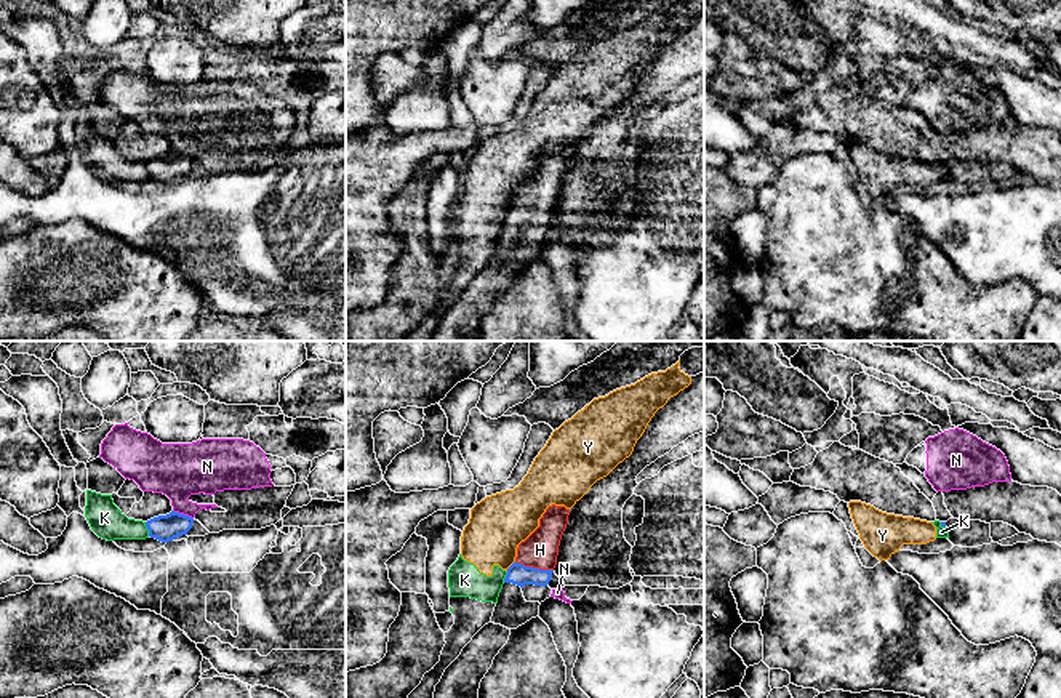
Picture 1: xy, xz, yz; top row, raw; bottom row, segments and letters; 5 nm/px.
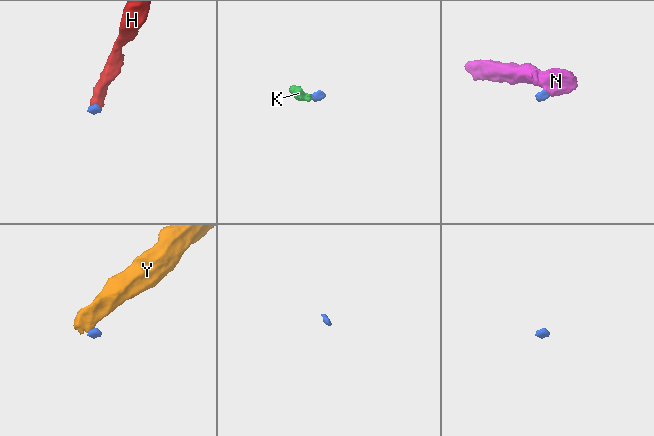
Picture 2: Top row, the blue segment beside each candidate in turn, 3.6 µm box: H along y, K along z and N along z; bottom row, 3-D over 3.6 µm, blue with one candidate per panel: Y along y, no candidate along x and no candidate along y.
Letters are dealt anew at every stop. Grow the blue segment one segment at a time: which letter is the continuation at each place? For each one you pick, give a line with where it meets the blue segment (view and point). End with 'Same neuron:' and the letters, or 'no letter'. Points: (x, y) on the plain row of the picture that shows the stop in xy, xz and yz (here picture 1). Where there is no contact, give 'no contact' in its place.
H: xz (535, 210)
Same neuron: H

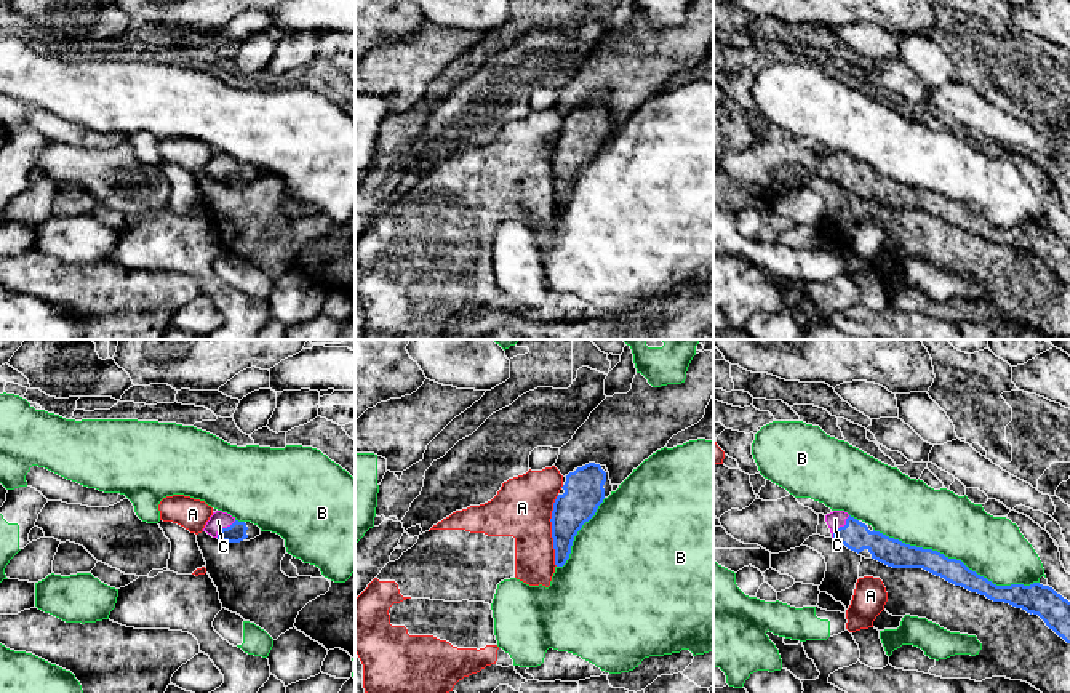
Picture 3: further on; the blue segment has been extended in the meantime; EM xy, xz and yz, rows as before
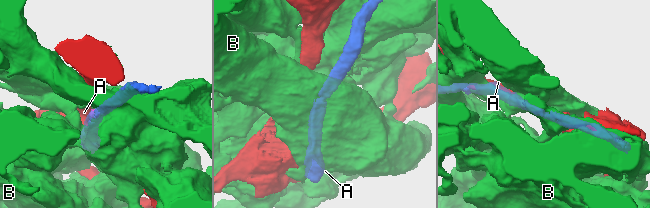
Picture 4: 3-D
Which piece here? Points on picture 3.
C: yz (840, 168)
Same neuron: C

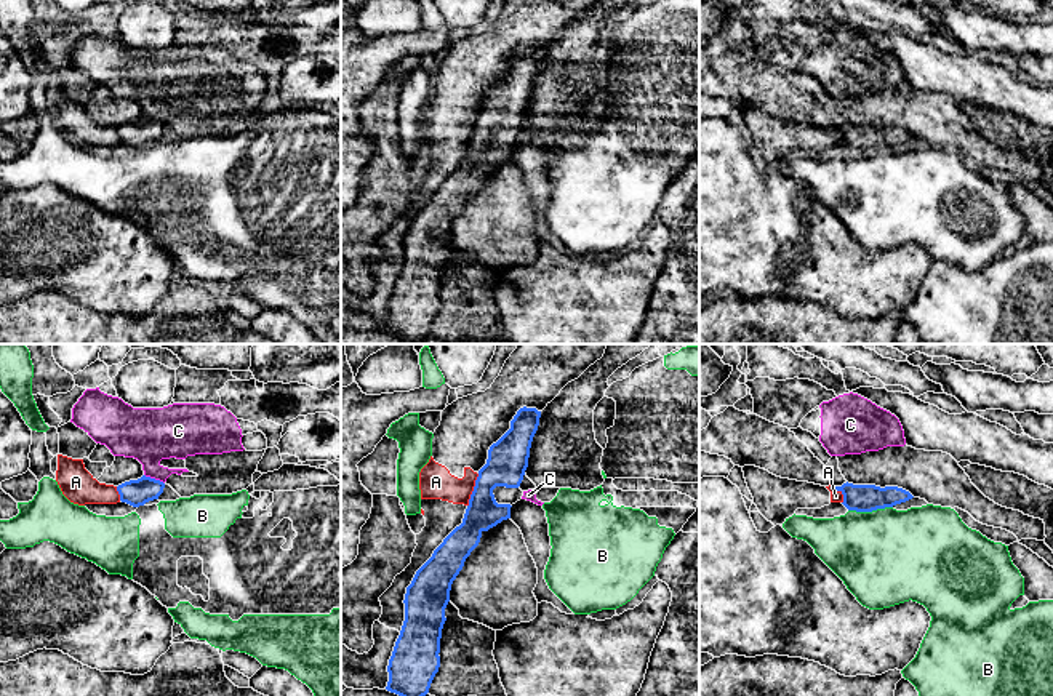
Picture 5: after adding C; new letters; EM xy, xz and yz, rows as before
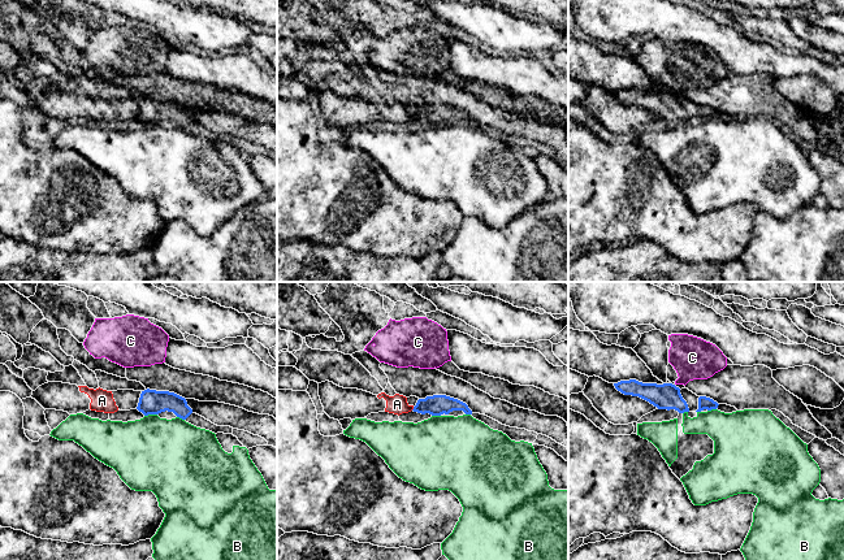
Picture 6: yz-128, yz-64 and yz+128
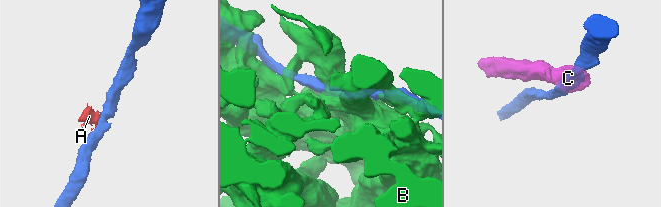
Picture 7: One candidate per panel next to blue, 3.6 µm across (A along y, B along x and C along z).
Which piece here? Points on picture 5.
Same neuron: no letter

